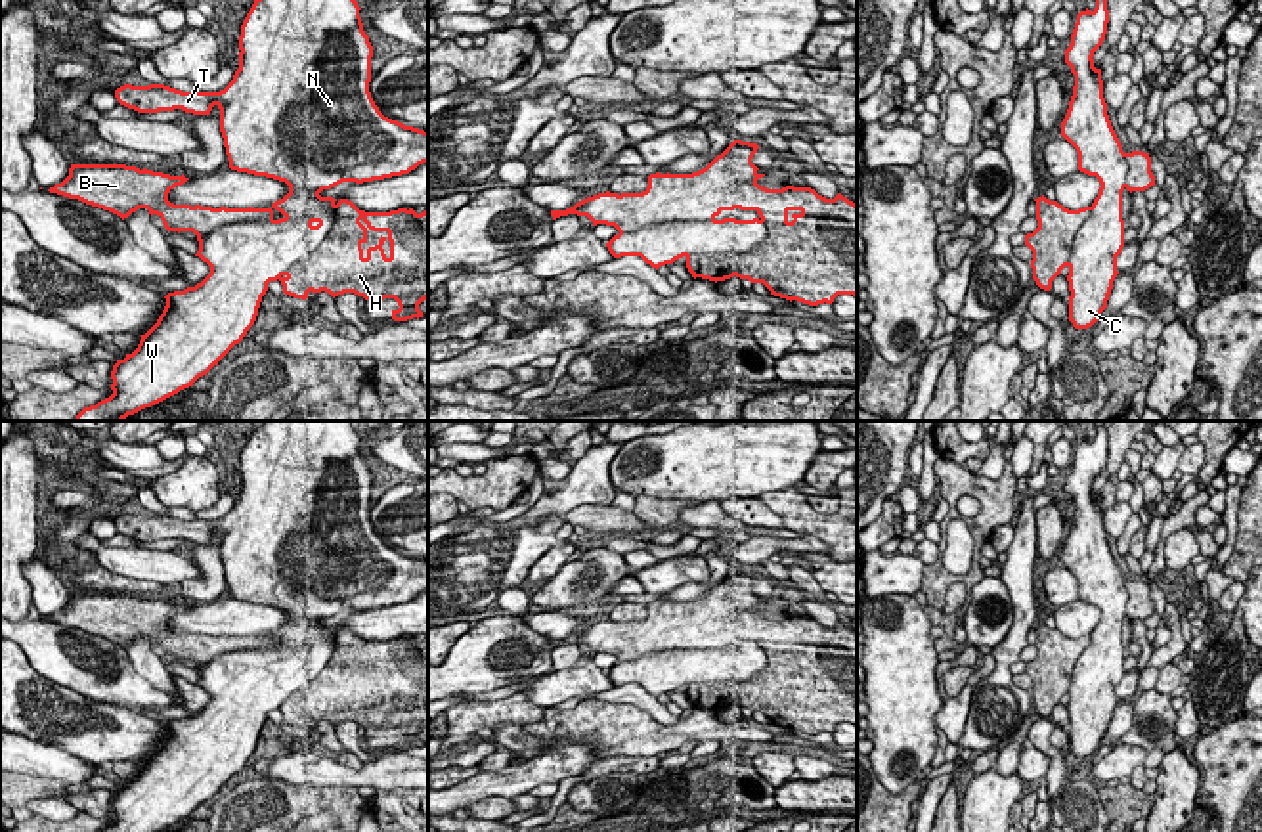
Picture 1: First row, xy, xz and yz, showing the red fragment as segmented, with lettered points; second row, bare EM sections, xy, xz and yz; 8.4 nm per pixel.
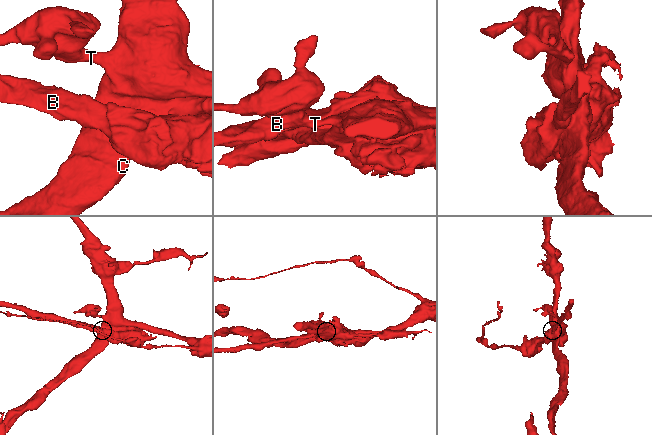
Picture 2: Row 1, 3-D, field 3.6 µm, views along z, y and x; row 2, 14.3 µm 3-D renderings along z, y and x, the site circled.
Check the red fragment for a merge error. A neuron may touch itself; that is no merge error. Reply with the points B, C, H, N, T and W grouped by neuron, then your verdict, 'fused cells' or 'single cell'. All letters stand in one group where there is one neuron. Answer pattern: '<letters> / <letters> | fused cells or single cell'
B H / C N T W | fused cells

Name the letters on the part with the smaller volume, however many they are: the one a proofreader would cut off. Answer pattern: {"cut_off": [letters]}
{"cut_off": ["B", "H"]}

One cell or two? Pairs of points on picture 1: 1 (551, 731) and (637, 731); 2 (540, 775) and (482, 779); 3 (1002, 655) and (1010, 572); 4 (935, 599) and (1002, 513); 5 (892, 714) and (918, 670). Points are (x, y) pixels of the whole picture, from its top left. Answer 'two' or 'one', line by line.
1: one
2: one
3: one
4: one
5: one

